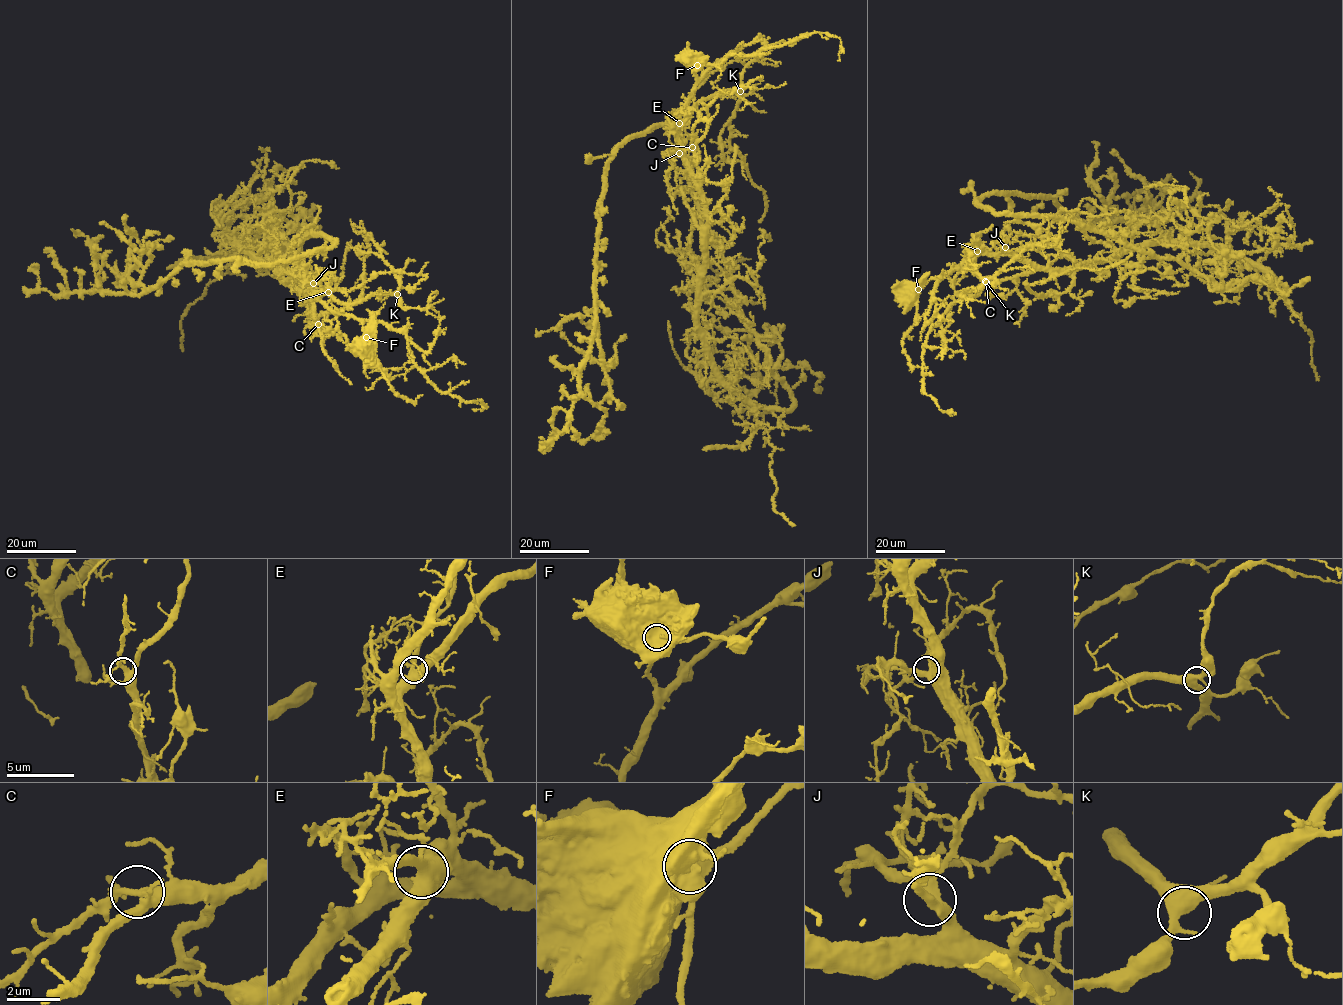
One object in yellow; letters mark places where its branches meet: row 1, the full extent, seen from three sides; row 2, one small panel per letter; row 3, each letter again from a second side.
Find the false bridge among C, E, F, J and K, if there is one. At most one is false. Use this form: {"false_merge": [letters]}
{"false_merge": ["F"]}

